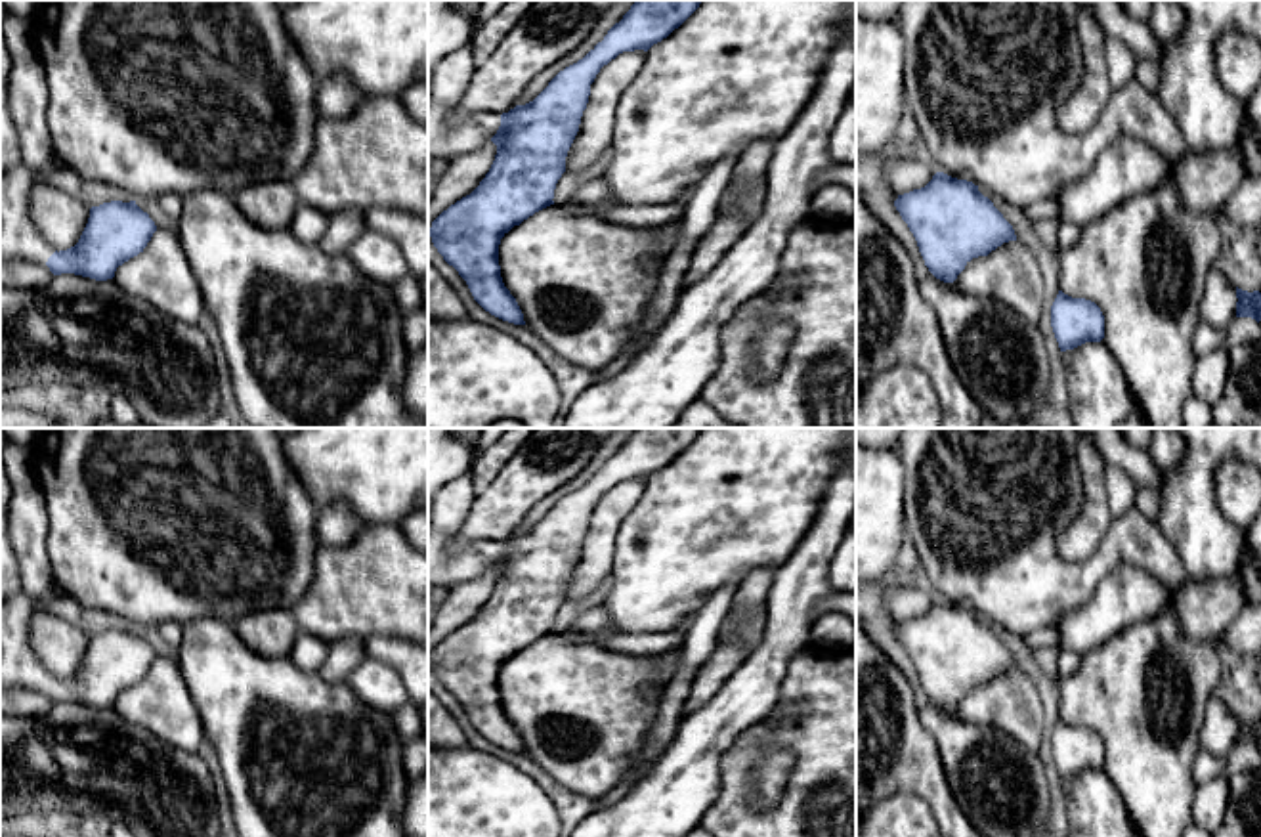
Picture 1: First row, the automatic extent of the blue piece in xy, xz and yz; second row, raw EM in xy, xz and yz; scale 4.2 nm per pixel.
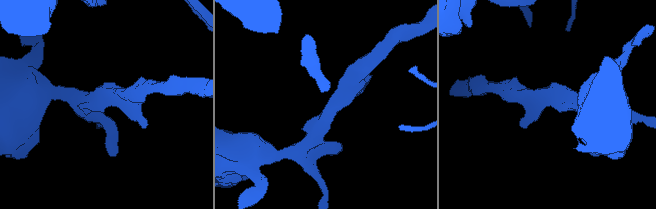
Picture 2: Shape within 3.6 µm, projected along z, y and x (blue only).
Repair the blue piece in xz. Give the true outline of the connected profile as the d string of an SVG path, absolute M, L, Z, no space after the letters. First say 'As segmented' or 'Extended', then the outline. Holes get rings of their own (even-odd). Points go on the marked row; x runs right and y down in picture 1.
Extended. M636 0L602 42L560 71L533 101L502 115L480 113L460 124L451 118L474 76L474 54L462 46L438 61L428 84L428 159L464 155L487 140L497 145L480 185L443 210L430 227L434 247L485 311L525 325L502 283L499 245L514 225L554 204L556 183L566 172L566 157L600 69L623 52L648 52L701 2Z

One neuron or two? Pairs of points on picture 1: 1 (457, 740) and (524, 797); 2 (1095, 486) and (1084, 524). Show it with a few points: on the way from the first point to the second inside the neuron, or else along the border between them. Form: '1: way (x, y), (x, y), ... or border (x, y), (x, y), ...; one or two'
1: border (467, 746), (448, 750); two
2: way (1093, 495), (1093, 515); one

